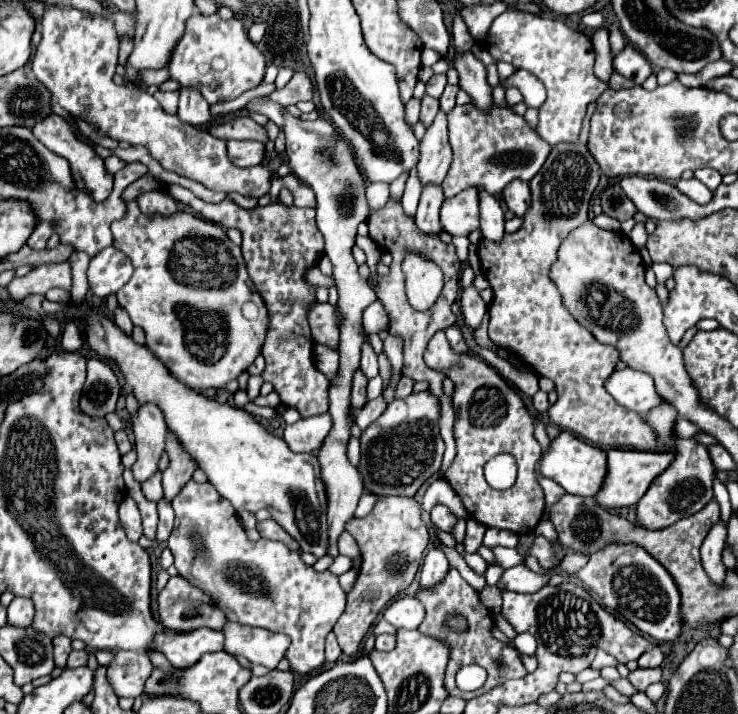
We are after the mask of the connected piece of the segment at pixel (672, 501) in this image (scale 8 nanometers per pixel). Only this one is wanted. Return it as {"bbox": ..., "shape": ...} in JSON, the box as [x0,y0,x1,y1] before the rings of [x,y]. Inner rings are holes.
{"bbox":[637,404,713,530],"shape":[[[665,404],[665,408],[651,410],[645,420],[655,428],[659,446],[665,446],[667,450],[677,452],[675,462],[661,474],[657,480],[653,480],[651,488],[645,492],[645,496],[637,502],[637,522],[647,530],[661,530],[671,524],[675,524],[681,518],[687,518],[695,512],[699,512],[707,502],[713,498],[713,462],[709,458],[709,452],[705,446],[693,442],[693,440],[675,440],[673,438],[673,424],[677,420],[677,412]]]}

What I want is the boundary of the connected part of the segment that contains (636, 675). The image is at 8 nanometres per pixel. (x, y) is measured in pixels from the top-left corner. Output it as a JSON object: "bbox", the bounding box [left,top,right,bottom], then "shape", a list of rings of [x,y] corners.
{"bbox":[627,668,661,690],"shape":[[[637,668],[637,670],[629,672],[627,678],[629,678],[629,682],[637,690],[645,690],[647,686],[651,686],[651,684],[661,680],[661,668],[653,668],[653,670],[641,670],[641,668]]]}

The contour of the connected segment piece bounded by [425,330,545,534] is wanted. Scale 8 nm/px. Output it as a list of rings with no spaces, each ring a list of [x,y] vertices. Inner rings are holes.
[[[443,330],[437,332],[427,350],[425,362],[433,370],[441,370],[455,382],[455,442],[457,456],[447,470],[447,482],[461,498],[465,510],[477,522],[491,528],[509,528],[517,534],[529,534],[539,524],[545,498],[543,488],[537,482],[535,468],[541,454],[541,446],[533,436],[535,416],[525,408],[521,396],[497,374],[495,368],[483,360],[459,356],[449,348]],[[481,388],[481,394],[475,394]],[[497,454],[511,454],[517,462],[517,480],[509,490],[495,490],[483,476],[483,466]]]

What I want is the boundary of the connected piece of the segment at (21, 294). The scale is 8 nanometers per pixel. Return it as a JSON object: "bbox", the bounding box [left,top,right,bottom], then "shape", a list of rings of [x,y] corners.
{"bbox":[7,262,71,300],"shape":[[[71,262],[61,264],[41,264],[23,278],[13,278],[7,286],[15,300],[23,300],[29,294],[45,294],[49,288],[71,288]]]}

